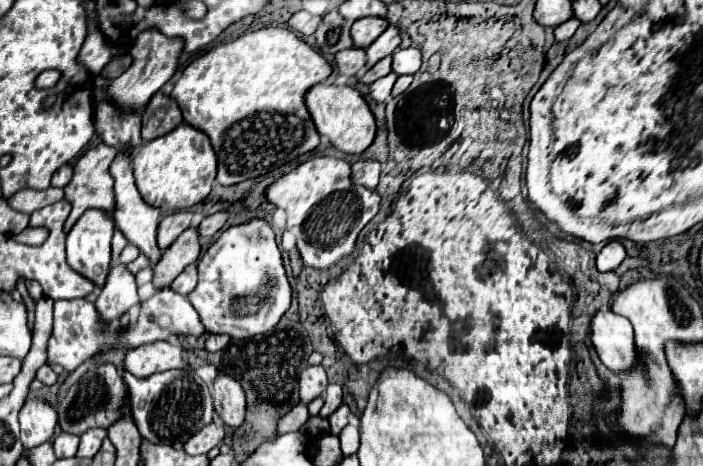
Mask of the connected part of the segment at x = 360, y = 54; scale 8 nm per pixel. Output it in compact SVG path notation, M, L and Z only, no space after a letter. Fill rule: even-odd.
M350 47L336 53L336 65L340 69L340 75L354 77L364 65L366 65L366 51L358 47Z

